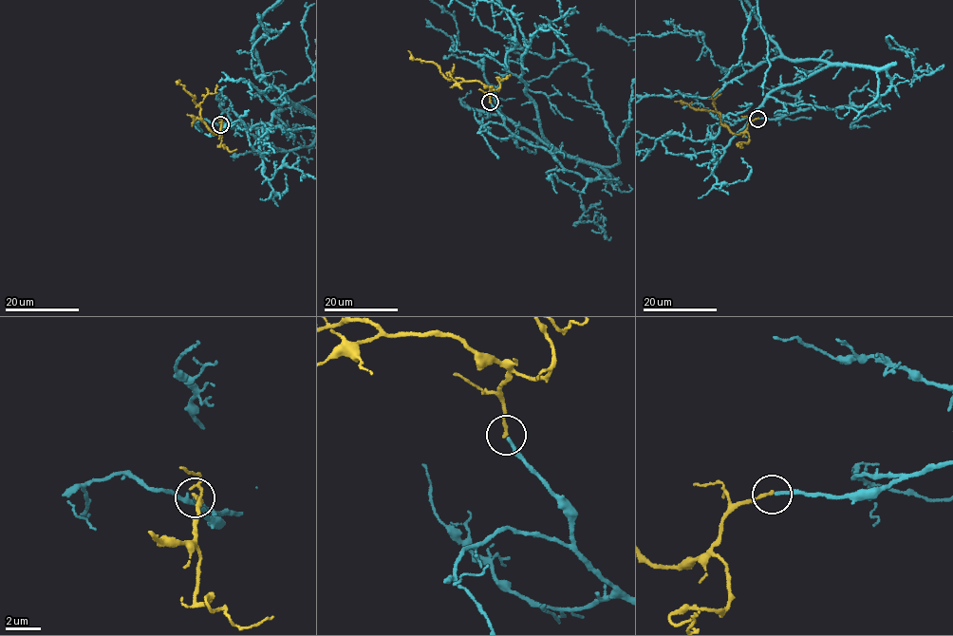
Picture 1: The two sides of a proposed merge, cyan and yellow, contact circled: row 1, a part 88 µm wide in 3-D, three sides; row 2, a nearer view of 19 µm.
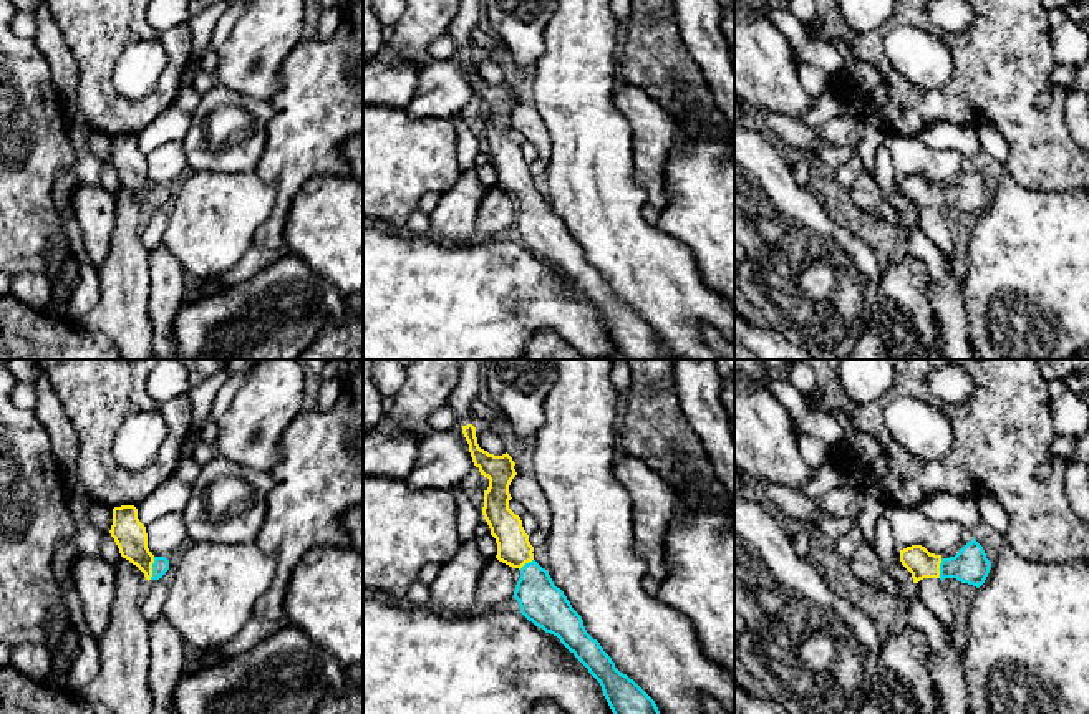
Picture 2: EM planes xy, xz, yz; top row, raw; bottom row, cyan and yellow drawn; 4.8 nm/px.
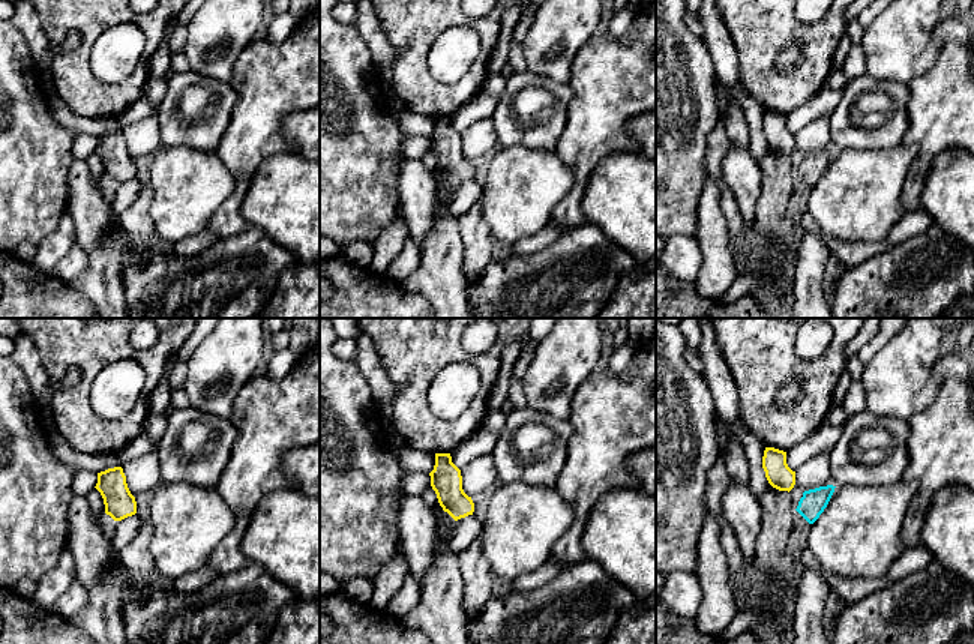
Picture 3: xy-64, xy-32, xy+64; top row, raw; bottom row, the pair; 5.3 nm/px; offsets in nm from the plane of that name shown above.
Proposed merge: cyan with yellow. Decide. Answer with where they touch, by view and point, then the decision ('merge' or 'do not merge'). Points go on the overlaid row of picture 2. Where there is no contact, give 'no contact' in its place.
meets cyan in xy at (153, 569); merge

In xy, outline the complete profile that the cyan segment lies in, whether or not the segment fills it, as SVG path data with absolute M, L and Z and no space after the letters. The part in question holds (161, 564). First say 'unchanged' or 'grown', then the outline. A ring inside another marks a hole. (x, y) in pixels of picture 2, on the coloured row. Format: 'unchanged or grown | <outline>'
grown | M134 505L113 509L113 525L109 530L123 558L136 565L146 580L159 580L169 570L166 557L154 557L148 548L146 527L138 519Z

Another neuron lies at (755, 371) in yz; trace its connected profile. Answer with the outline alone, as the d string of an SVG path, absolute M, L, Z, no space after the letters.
M734 359L734 376L744 378L749 384L767 389L766 359Z

